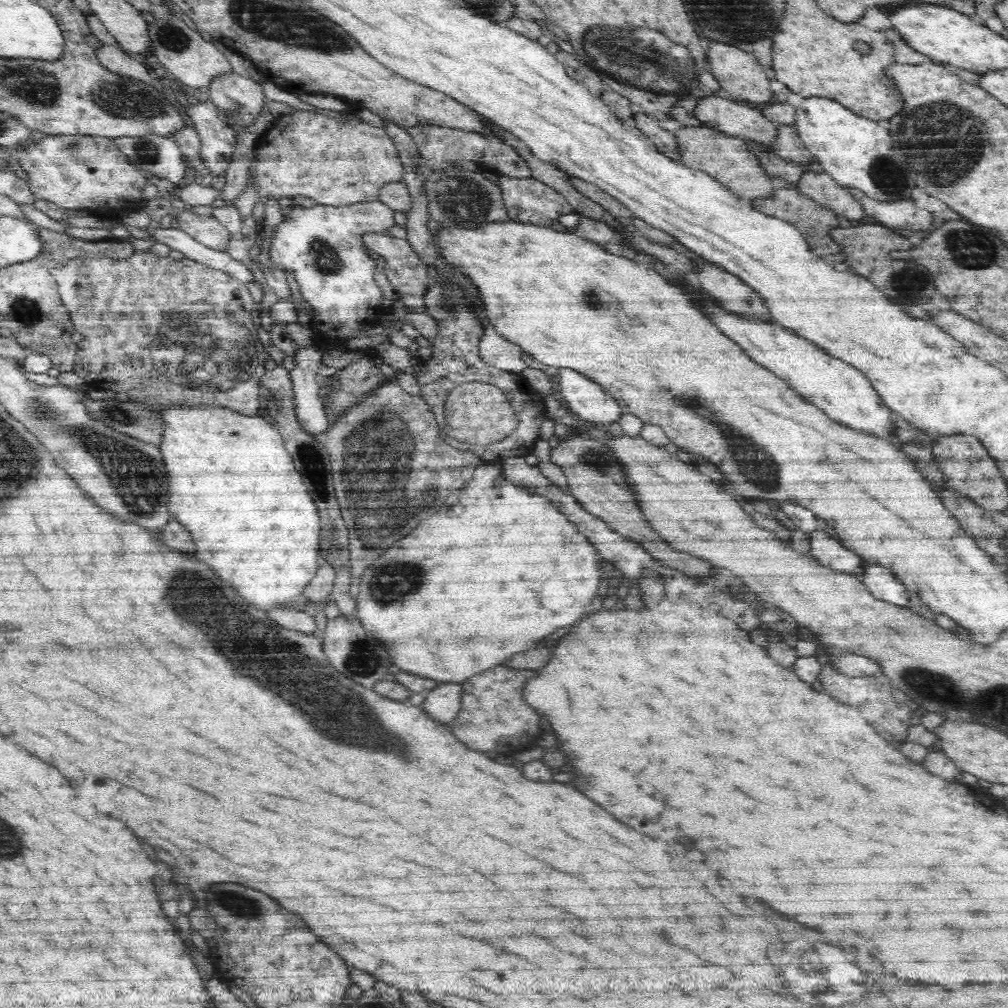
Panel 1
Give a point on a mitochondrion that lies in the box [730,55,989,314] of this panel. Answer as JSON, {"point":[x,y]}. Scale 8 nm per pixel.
{"point":[939,140]}

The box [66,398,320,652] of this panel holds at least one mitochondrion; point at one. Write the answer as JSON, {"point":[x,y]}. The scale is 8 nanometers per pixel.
{"point":[133,475]}

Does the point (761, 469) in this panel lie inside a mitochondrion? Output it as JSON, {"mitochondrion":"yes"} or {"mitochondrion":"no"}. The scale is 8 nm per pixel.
{"mitochondrion":"yes"}

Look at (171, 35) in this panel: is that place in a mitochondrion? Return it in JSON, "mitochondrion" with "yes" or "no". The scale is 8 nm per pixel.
{"mitochondrion":"yes"}

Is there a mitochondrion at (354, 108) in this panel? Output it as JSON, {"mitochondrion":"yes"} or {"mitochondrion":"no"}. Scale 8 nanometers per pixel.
{"mitochondrion":"no"}

